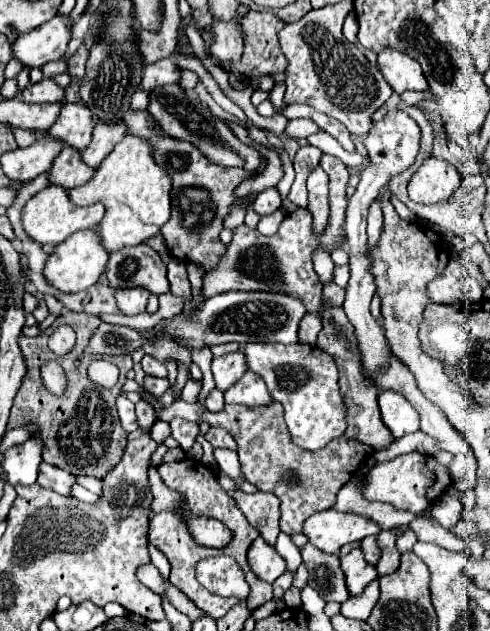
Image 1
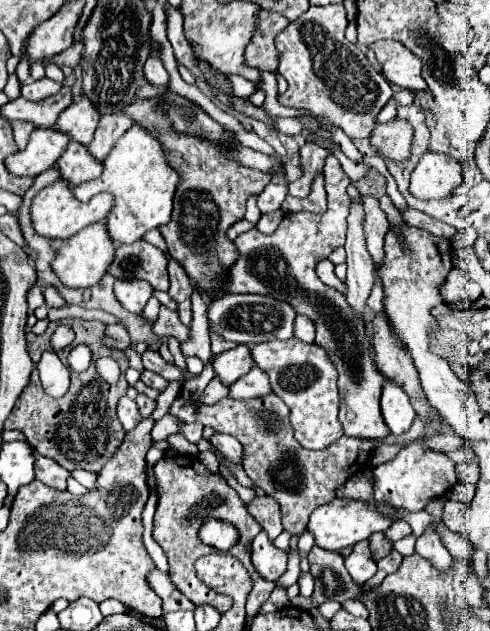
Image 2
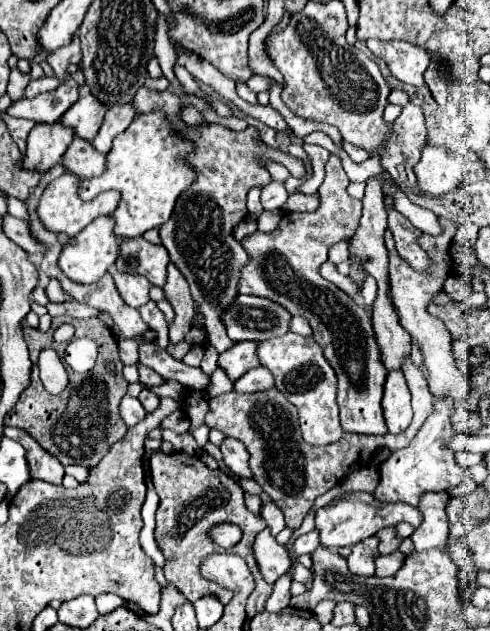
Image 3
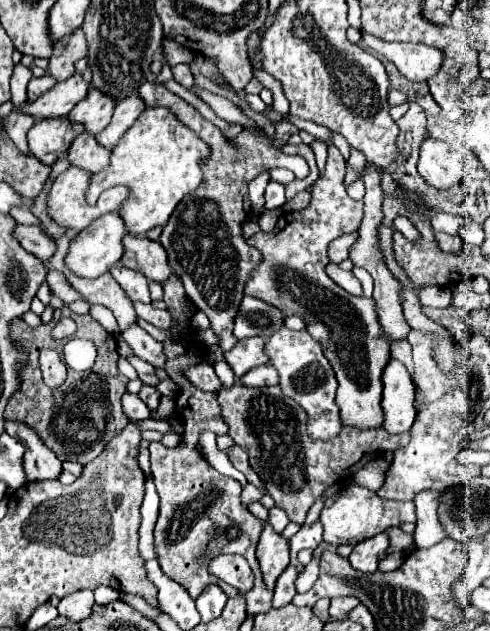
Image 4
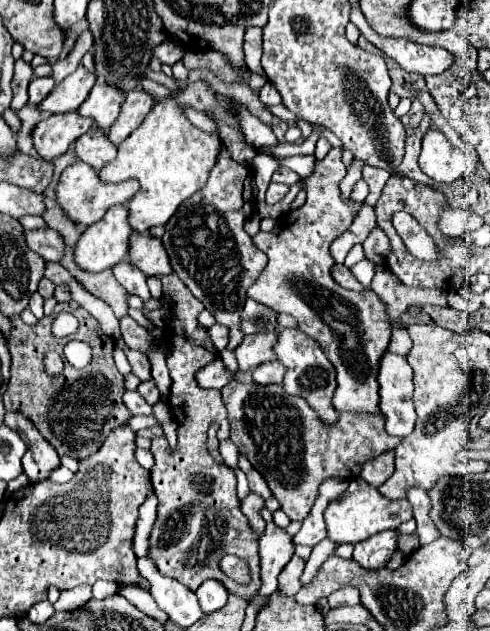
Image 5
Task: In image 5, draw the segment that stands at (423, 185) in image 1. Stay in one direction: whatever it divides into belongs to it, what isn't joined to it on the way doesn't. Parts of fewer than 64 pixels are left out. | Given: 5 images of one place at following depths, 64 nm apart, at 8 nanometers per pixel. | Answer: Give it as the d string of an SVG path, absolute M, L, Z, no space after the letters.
M434 128L422 138L422 152L418 158L420 170L434 182L450 184L464 176L466 156L452 148L452 144Z

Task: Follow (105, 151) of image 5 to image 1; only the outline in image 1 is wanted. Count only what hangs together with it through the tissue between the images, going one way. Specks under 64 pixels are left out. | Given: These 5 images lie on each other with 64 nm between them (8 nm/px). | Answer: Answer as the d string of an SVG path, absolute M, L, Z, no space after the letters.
M64 146L62 152L54 158L52 168L48 170L48 182L54 186L62 186L64 190L78 188L86 184L94 176L94 168L88 168L80 160L80 152Z

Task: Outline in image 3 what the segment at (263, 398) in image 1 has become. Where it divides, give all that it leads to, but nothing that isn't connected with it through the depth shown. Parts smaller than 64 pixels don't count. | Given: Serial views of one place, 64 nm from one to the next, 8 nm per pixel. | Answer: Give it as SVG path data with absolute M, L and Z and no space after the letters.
M258 366L252 368L250 372L246 372L242 378L238 378L234 382L234 390L240 394L252 394L252 392L262 392L274 386L274 378L270 376L270 372L266 372L266 368Z

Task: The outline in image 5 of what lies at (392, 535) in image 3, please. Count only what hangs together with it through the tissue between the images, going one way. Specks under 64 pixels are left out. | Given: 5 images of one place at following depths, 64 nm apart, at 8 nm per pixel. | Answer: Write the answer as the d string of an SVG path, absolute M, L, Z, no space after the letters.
M398 534L398 550L400 552L404 552L406 556L408 554L412 554L416 548L420 548L418 544L416 544L416 534L408 534L408 536L404 536L404 534Z

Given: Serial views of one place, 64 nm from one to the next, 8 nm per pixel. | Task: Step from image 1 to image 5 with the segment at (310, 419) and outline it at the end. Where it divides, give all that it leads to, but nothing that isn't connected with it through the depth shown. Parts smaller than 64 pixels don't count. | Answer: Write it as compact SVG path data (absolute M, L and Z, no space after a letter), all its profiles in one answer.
M286 328L286 330L278 332L276 344L274 344L274 354L286 366L286 374L284 374L284 382L282 382L284 390L292 396L304 398L310 404L310 408L316 410L316 414L320 416L320 420L324 424L328 424L328 426L336 424L338 412L332 406L332 394L336 390L336 374L334 374L334 366L330 364L326 354L320 350L318 342L308 338L304 332L300 332L296 328Z

